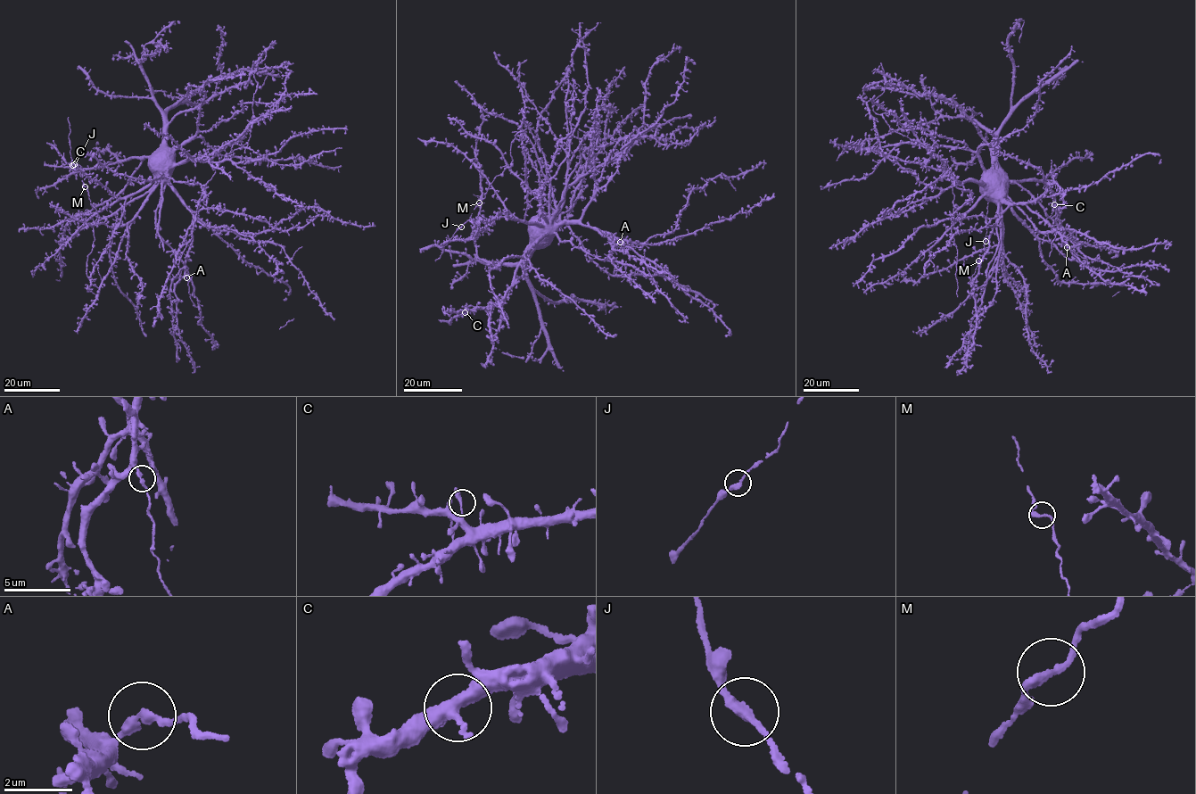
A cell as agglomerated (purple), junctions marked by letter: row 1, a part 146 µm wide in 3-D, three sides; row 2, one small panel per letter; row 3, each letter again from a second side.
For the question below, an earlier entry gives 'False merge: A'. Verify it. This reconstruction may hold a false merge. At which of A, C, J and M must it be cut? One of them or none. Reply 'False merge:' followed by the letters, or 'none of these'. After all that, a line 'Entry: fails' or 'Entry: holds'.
False merge: A
Entry: holds

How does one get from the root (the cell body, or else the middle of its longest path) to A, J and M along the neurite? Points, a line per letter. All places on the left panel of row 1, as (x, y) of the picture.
A: (162, 175), (168, 173), (169, 184), (190, 208), (193, 217), (190, 227), (192, 239), (185, 270), (186, 277)
J: (162, 175), (153, 175), (157, 186), (137, 216), (115, 229), (88, 278), (86, 256), (97, 213), (75, 164)
M: (162, 175), (153, 175), (157, 186), (137, 216), (115, 229), (88, 278), (86, 256), (97, 213), (85, 186)

